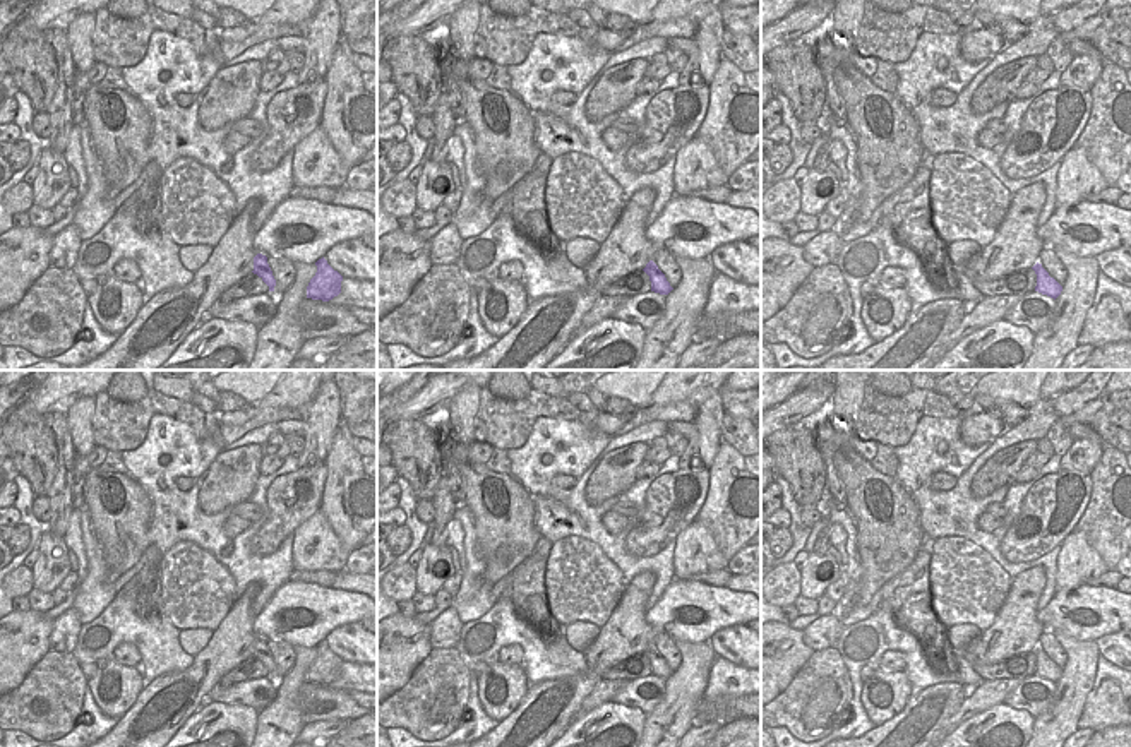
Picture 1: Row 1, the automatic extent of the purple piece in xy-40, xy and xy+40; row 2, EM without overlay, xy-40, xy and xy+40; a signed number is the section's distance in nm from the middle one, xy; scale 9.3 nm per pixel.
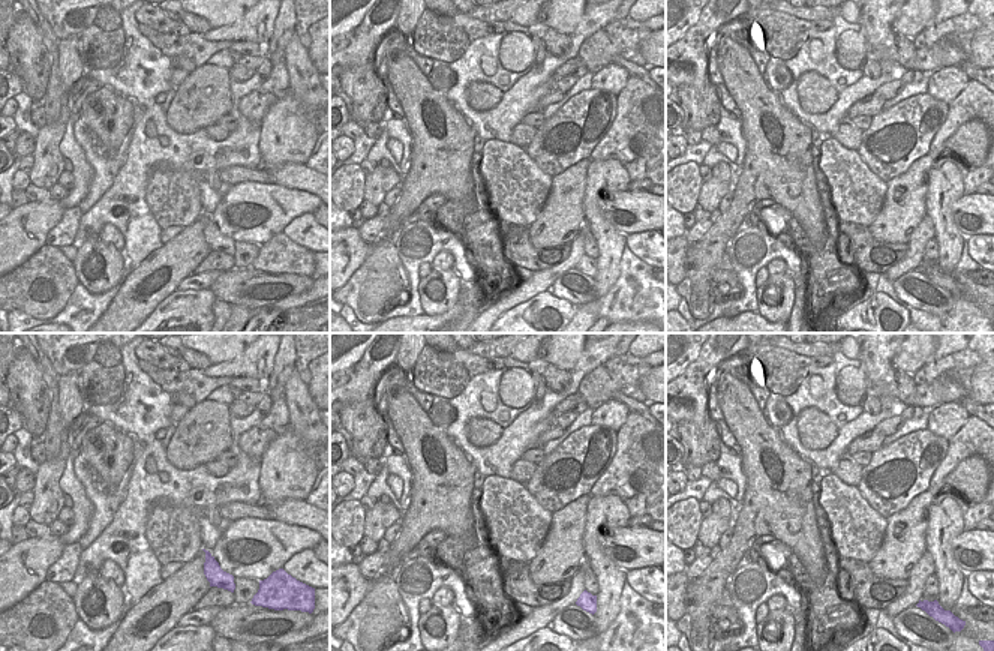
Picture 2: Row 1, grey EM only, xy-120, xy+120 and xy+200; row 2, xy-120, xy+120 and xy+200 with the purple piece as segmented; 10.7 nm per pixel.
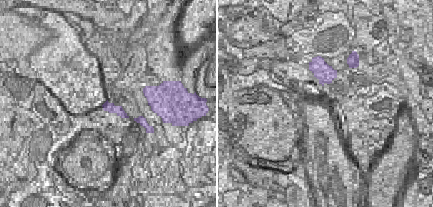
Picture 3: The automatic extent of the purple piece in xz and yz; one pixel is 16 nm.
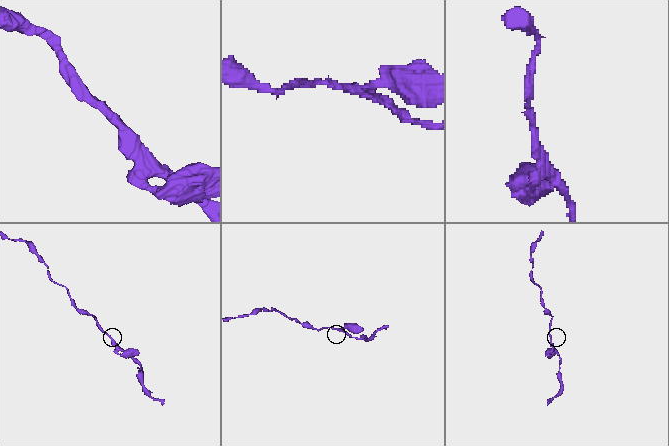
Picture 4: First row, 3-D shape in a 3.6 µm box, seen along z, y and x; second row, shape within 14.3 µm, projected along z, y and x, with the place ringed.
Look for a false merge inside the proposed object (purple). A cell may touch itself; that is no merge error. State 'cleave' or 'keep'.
keep

